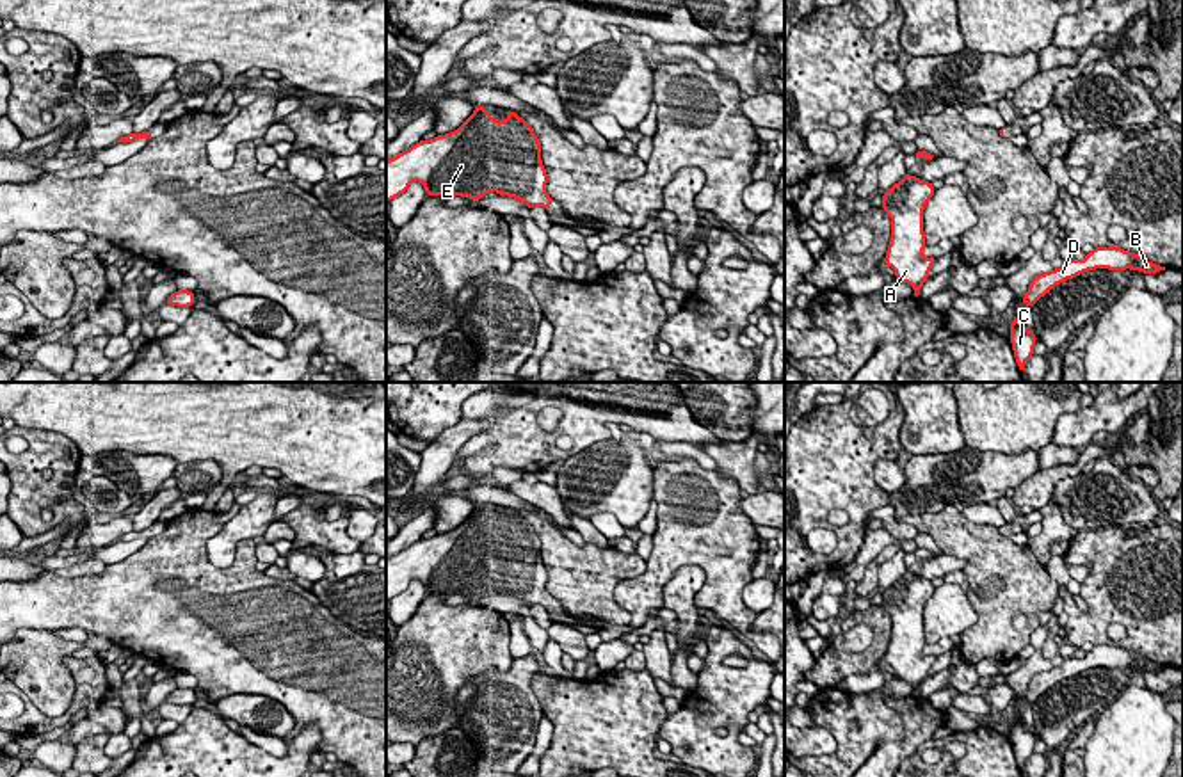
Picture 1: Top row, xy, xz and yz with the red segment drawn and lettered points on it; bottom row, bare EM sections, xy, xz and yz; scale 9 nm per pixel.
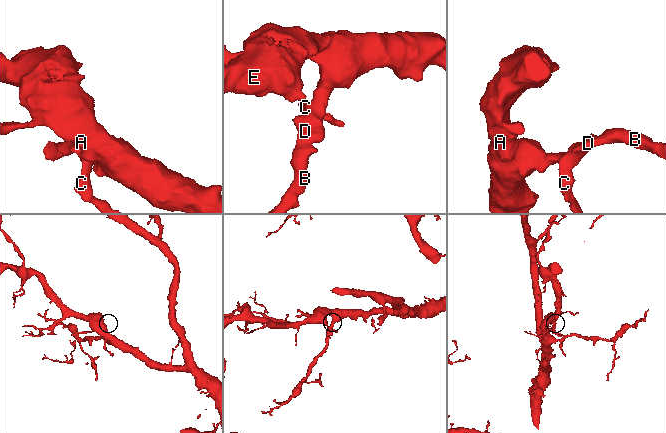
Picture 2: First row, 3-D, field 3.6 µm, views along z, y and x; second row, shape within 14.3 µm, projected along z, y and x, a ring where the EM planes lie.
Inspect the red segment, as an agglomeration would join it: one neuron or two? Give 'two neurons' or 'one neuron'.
one neuron

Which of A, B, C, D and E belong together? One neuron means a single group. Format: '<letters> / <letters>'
A B C D E

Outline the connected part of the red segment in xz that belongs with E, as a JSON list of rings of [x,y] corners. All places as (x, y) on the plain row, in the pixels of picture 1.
[[[475,503],[473,512],[454,530],[418,539],[409,548],[386,558],[386,601],[404,592],[413,580],[423,583],[427,594],[486,596],[487,590],[509,594],[527,606],[550,606],[553,597],[546,590],[548,573],[541,558],[541,541],[532,525],[514,509],[503,519],[493,517],[484,503]]]

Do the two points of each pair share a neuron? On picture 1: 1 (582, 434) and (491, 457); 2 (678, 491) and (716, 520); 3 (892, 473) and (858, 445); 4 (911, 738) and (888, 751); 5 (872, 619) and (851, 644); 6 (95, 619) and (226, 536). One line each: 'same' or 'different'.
1: same
2: same
3: different
4: same
5: different
6: different

